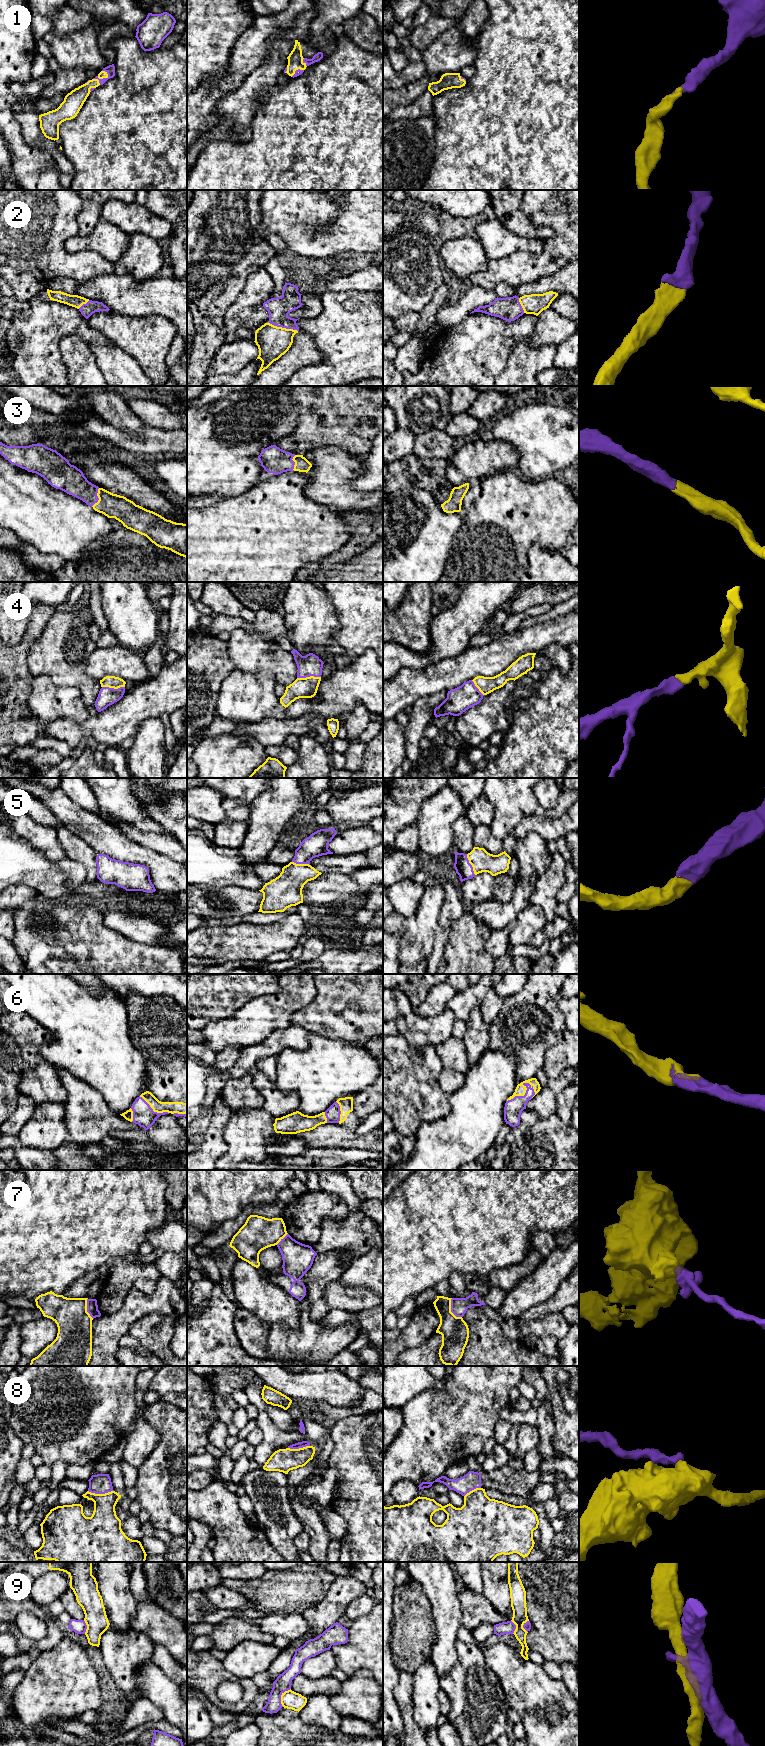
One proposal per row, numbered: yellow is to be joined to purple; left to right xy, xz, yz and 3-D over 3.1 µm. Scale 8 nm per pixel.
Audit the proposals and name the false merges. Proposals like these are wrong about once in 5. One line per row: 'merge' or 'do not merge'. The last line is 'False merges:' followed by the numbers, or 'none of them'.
1: merge
2: merge
3: merge
4: merge
5: merge
6: merge
7: do not merge
8: do not merge
9: do not merge
False merges: 7, 8, 9

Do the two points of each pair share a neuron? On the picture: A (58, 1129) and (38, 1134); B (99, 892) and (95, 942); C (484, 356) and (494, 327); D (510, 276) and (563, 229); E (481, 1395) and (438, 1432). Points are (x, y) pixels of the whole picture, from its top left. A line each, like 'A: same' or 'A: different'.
A: same
B: different
C: same
D: same
E: same

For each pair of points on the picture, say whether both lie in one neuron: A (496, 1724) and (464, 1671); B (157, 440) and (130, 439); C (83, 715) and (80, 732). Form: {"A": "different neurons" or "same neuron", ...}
{"A": "same neuron", "B": "same neuron", "C": "different neurons"}

